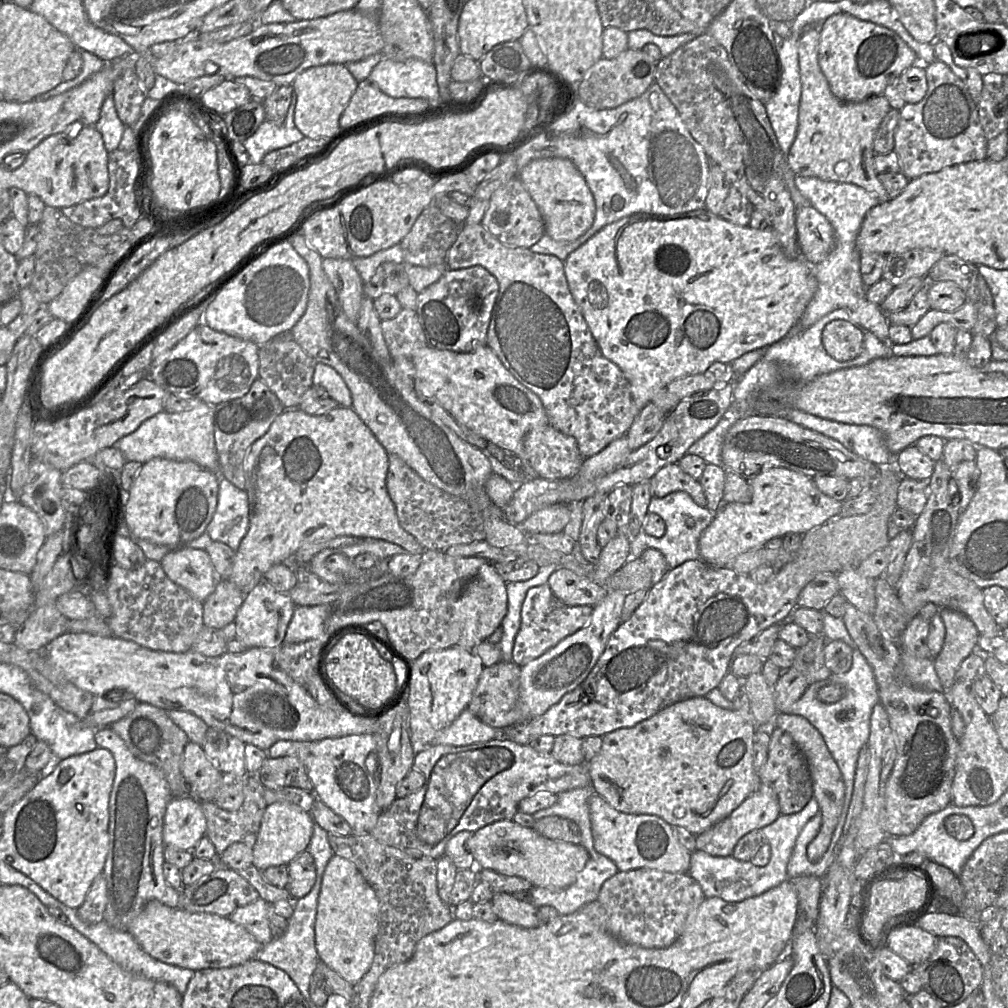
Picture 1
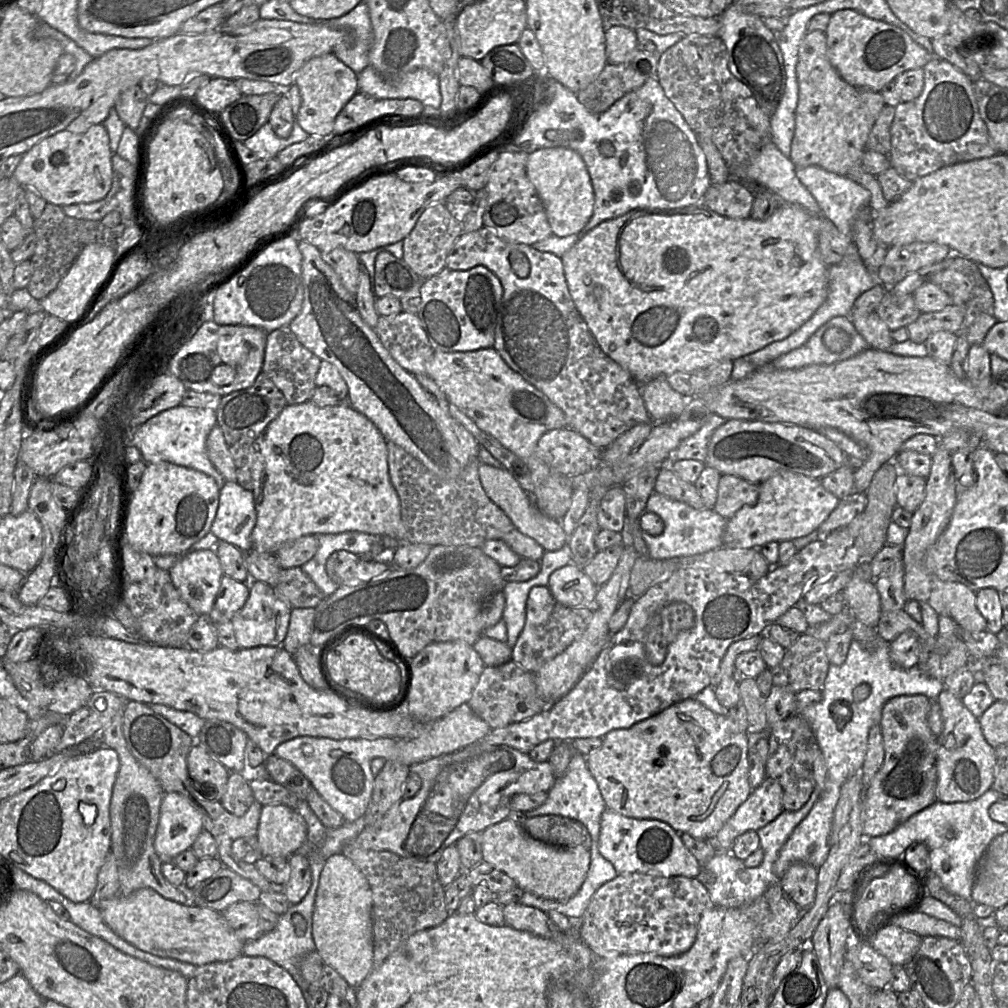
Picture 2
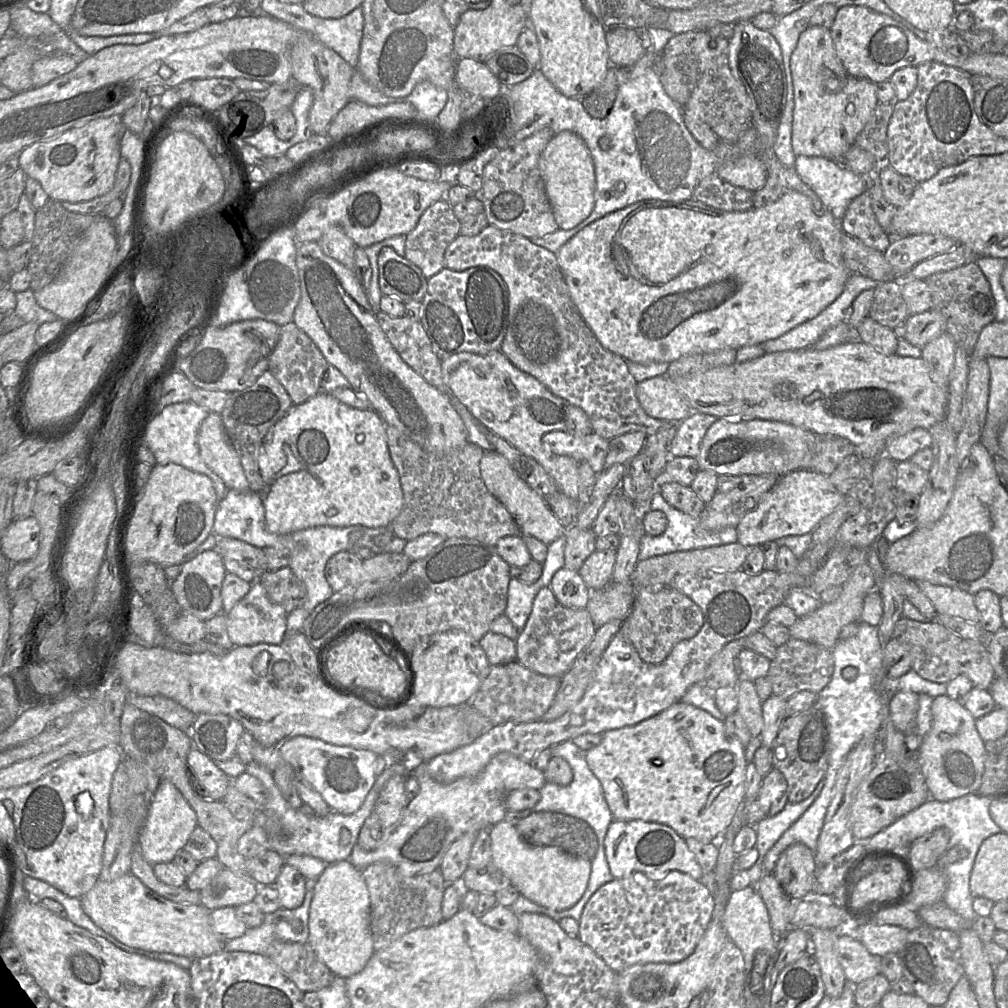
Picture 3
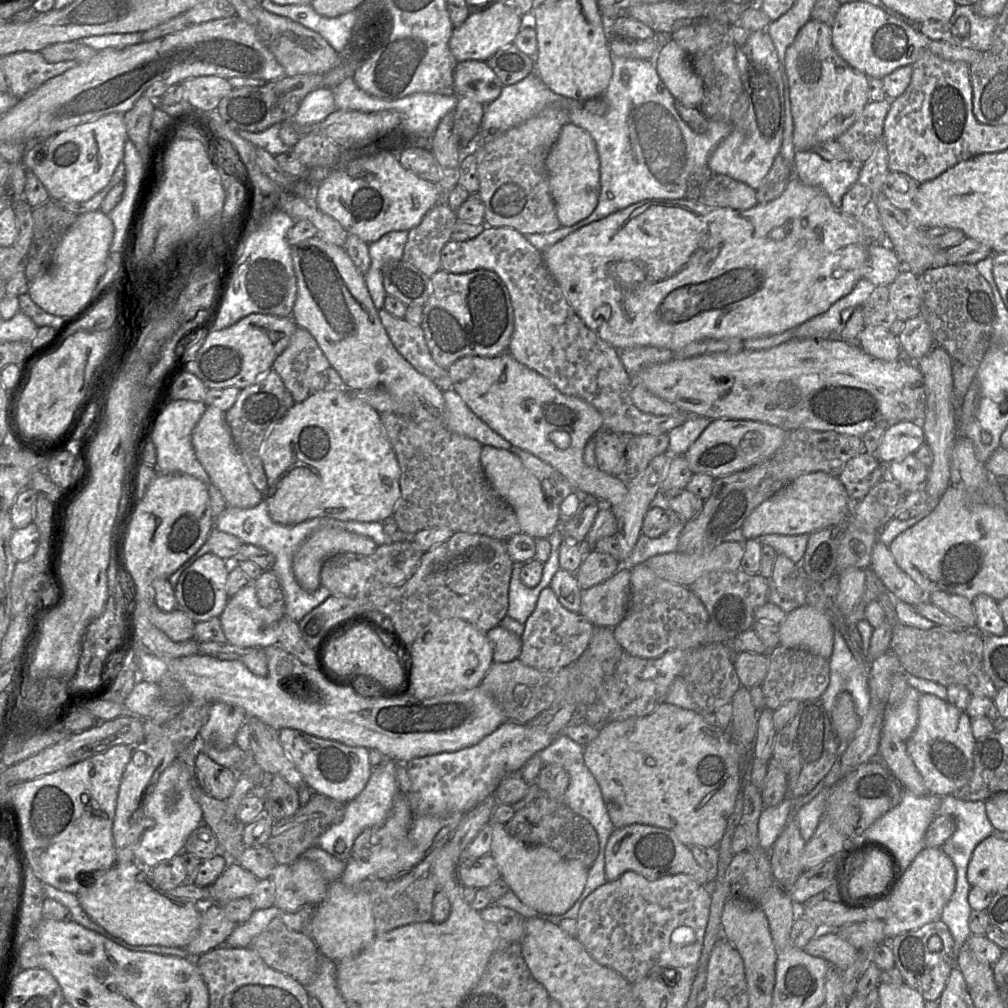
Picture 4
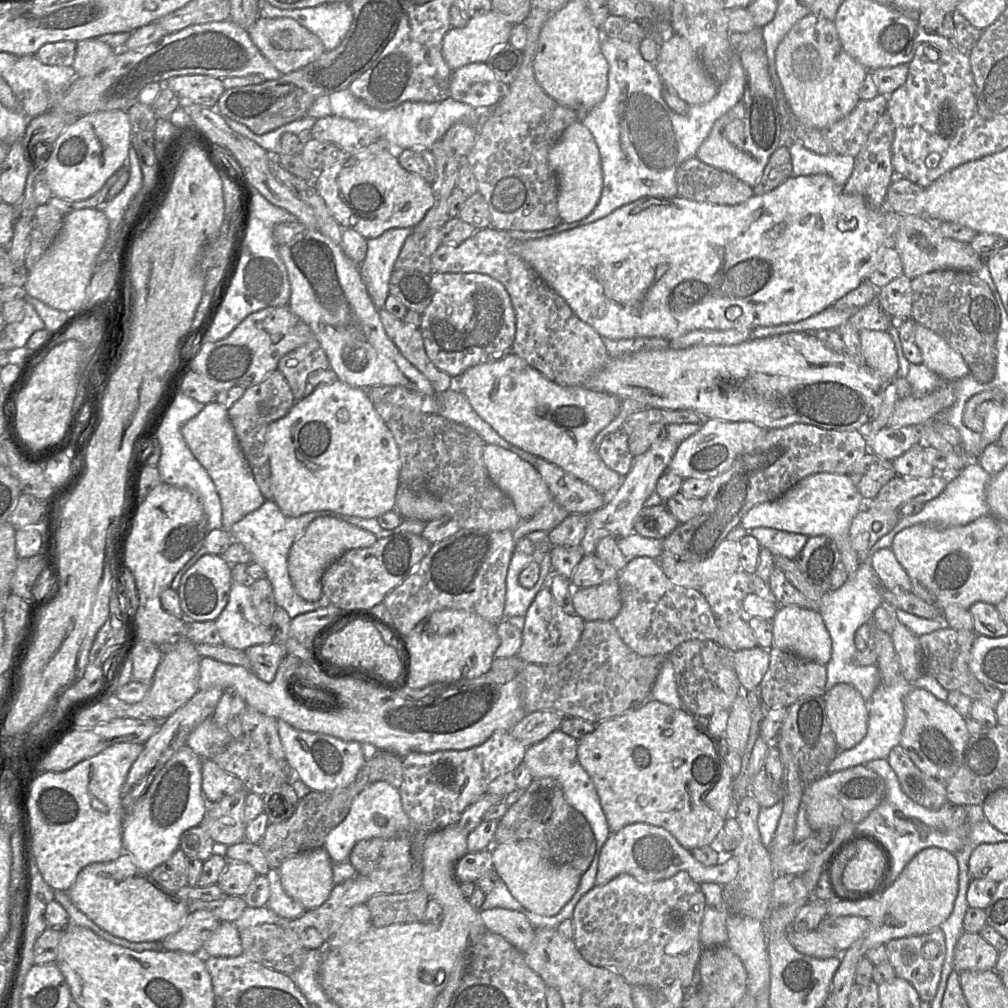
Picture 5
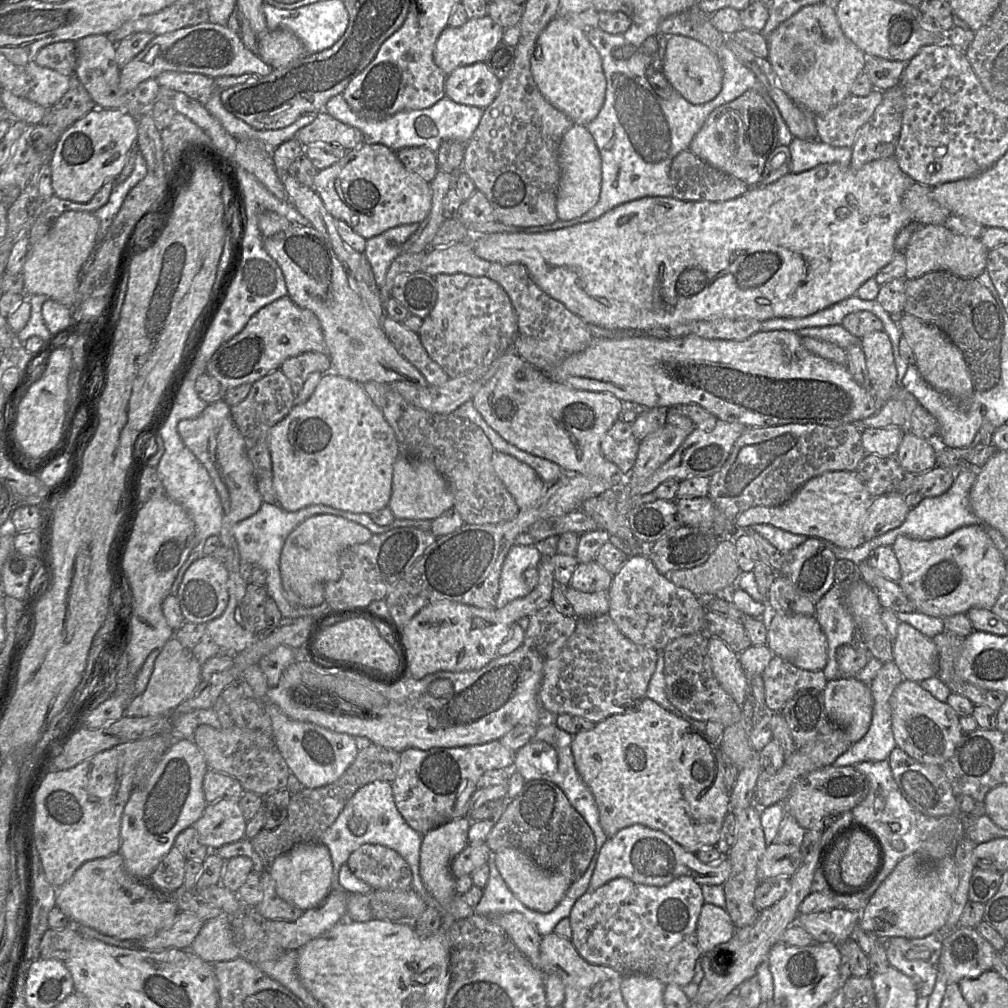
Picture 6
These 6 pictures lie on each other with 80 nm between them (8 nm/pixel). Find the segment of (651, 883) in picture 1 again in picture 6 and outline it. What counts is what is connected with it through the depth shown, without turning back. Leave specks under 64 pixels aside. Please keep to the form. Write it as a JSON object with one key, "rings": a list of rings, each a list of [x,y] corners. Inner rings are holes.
{"rings":[[[680,876],[665,886],[635,883],[627,878],[615,878],[596,890],[587,891],[572,907],[569,915],[571,941],[587,962],[608,966],[621,975],[642,974],[654,977],[665,985],[683,987],[692,982],[695,966],[701,958],[696,936],[697,921],[705,904],[701,885],[689,876]]]}

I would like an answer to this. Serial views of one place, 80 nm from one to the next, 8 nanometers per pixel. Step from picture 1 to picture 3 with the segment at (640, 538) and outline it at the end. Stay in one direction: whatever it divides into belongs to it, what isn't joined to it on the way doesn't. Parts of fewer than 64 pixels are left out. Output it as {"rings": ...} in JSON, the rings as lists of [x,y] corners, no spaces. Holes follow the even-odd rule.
{"rings":[[[655,490],[653,492],[648,508],[649,510],[662,511],[667,518],[667,527],[665,531],[658,536],[651,536],[646,533],[643,534],[640,540],[638,561],[645,560],[647,558],[651,558],[658,555],[669,554],[676,551],[687,551],[737,542],[736,527],[726,527],[718,531],[707,531],[700,526],[699,517],[690,516],[671,506],[663,498],[659,490]]]}

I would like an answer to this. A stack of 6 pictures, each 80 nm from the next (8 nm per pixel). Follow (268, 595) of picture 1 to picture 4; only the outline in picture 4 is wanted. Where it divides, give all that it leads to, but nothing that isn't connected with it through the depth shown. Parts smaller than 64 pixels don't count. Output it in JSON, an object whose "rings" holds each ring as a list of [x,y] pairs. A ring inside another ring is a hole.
{"rings":[[[254,582],[248,583],[229,598],[219,618],[230,644],[239,647],[266,648],[279,643],[278,621],[271,621],[270,613],[259,604]]]}

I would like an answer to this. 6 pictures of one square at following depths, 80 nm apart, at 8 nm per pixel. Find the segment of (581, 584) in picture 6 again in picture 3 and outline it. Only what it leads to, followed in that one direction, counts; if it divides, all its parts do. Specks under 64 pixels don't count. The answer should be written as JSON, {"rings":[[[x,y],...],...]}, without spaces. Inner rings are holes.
{"rings":[[[595,550],[577,571],[590,590],[606,586],[612,578],[616,550]]]}

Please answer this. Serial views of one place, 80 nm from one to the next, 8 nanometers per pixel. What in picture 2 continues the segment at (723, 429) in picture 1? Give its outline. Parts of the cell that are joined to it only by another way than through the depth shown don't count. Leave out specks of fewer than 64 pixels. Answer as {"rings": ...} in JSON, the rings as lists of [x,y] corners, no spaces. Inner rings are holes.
{"rings":[[[711,413],[704,425],[691,436],[684,439],[672,451],[672,460],[697,459],[704,463],[707,448],[714,430],[726,421],[725,418]]]}

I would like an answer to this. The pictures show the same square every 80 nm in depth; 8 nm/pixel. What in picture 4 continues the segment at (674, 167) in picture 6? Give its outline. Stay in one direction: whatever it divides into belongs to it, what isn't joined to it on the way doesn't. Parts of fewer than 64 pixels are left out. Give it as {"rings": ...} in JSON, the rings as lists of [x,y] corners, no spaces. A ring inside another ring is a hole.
{"rings":[[[708,166],[693,172],[685,198],[708,206],[746,210],[757,204],[756,190],[744,182],[713,172]]]}

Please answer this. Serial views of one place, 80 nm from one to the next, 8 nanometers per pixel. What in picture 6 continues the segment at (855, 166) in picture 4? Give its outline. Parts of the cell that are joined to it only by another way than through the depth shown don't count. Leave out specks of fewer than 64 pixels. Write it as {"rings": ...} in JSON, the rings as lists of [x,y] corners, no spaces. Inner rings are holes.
{"rings":[[[796,137],[788,147],[792,158],[791,172],[795,174],[826,163],[851,166],[852,147],[834,147],[819,139],[807,141]]]}

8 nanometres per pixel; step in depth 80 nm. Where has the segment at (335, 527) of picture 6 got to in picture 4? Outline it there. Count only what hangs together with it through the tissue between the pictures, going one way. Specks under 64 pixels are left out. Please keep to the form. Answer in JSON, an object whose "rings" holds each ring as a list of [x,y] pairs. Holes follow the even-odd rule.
{"rings":[[[323,528],[303,542],[293,557],[293,573],[297,583],[307,592],[321,586],[321,571],[325,561],[339,553],[368,556],[377,544],[369,537],[337,528]]]}

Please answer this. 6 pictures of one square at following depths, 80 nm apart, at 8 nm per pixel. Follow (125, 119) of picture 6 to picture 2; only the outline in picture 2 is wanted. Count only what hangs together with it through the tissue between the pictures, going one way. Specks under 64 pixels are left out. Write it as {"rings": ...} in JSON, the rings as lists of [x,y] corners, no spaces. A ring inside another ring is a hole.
{"rings":[[[103,123],[75,134],[68,130],[51,135],[24,153],[13,172],[24,188],[32,188],[47,203],[65,206],[91,203],[104,198],[112,186],[112,158],[108,132]]]}

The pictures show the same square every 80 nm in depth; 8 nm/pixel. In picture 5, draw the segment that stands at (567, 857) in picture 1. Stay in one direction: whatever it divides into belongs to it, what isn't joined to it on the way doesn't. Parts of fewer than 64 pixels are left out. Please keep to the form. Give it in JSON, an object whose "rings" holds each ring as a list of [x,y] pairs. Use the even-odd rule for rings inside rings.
{"rings":[[[517,840],[492,845],[493,868],[513,897],[529,911],[554,916],[570,901],[578,889],[581,875],[570,865],[552,862],[543,848],[533,840]]]}

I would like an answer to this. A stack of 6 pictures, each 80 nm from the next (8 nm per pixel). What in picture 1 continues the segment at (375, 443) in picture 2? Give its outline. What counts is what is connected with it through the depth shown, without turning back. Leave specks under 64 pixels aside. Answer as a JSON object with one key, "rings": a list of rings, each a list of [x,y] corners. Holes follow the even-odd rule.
{"rings":[[[338,406],[322,415],[310,415],[301,409],[292,408],[284,410],[272,423],[269,430],[257,439],[247,450],[244,460],[246,477],[246,492],[249,502],[249,527],[242,539],[238,550],[235,552],[232,572],[228,578],[244,594],[250,592],[257,584],[263,581],[264,574],[274,565],[290,563],[295,553],[304,543],[327,541],[337,537],[348,536],[361,539],[379,539],[395,543],[404,548],[408,553],[423,555],[425,549],[399,523],[395,505],[389,496],[386,479],[389,468],[389,454],[377,440],[370,428],[362,421],[359,415],[351,408]]]}

